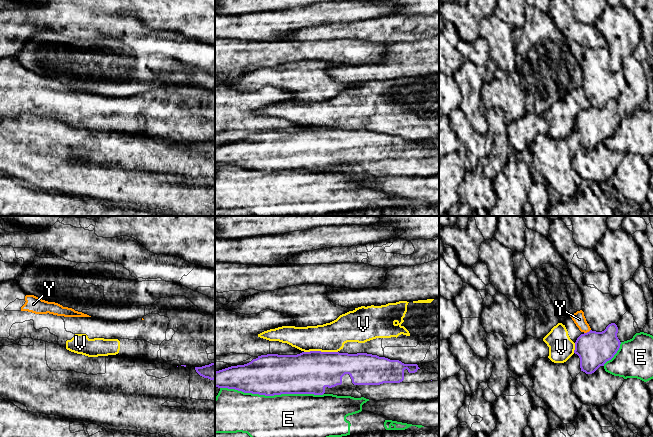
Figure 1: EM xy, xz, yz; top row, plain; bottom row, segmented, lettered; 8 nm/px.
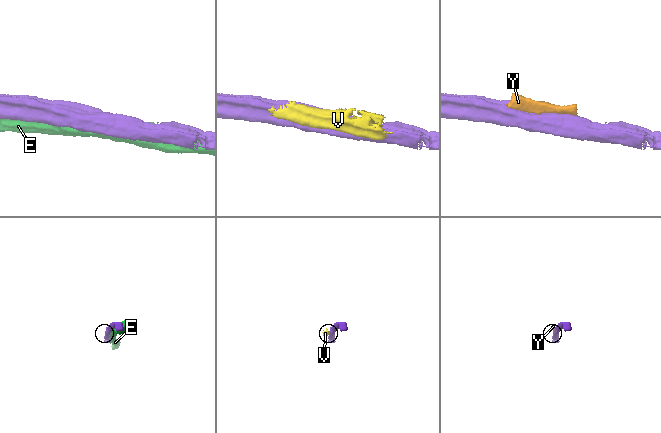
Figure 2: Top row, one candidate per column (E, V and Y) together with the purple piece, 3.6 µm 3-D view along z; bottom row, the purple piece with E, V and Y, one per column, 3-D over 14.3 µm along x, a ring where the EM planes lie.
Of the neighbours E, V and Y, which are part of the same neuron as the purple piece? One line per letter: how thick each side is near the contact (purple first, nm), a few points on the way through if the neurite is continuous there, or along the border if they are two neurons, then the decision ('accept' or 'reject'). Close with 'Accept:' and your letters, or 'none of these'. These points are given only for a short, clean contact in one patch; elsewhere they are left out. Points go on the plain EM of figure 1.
E: 340 nm thick on the purple side, 500 nm on the other; reject
V: 340 nm thick on the purple side, 240 nm on the other; reject
Y: 280 nm thick on the purple side, 100 nm on the other; reject
Accept: none of these

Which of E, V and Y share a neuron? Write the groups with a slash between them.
E / V Y

